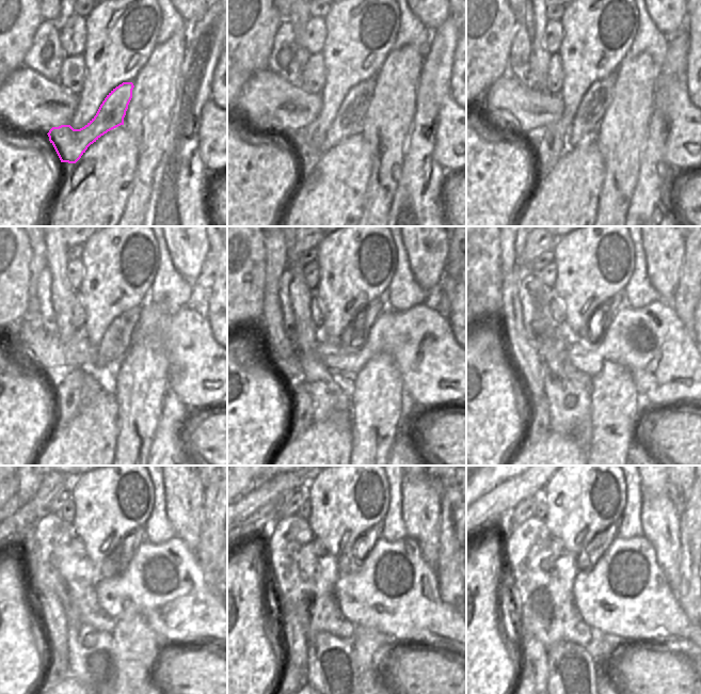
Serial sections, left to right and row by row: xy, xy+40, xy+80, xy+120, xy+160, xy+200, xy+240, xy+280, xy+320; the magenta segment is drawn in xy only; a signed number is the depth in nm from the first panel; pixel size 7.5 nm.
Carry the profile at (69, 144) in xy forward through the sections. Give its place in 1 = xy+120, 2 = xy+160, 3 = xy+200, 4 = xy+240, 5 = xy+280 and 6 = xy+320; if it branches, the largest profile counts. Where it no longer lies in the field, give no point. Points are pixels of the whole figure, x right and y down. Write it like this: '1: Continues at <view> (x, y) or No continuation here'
1: Continues at xy+120 (117, 338)
2: Continues at xy+160 (353, 337)
3: Continues at xy+200 (593, 332)
4: Continues at xy+240 (123, 557)
5: Continues at xy+280 (365, 542)
6: Continues at xy+320 (602, 540).

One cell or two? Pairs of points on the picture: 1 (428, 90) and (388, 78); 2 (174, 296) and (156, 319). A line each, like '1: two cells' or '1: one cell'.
1: two cells
2: two cells

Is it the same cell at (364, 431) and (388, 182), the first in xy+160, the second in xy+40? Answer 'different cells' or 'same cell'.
same cell

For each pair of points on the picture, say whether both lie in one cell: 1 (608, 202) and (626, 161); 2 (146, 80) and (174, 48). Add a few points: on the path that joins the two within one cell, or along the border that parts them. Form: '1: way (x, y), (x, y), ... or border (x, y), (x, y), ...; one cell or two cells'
1: way (619, 193), (622, 190), (622, 172); one cell
2: way (154, 73), (169, 56); one cell

